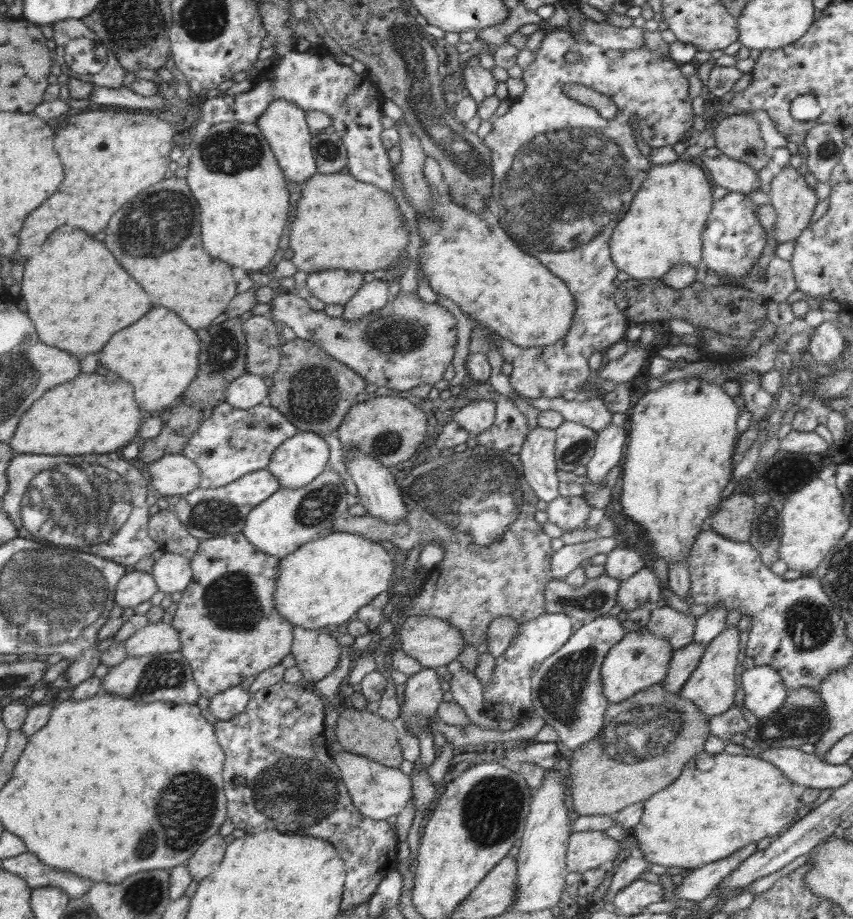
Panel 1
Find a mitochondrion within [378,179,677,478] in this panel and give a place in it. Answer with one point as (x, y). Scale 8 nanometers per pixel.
(485, 218)

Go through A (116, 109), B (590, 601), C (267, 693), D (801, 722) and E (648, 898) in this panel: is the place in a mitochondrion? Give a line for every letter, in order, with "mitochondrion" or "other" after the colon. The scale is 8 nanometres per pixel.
A: other
B: mitochondrion
C: other
D: mitochondrion
E: other

